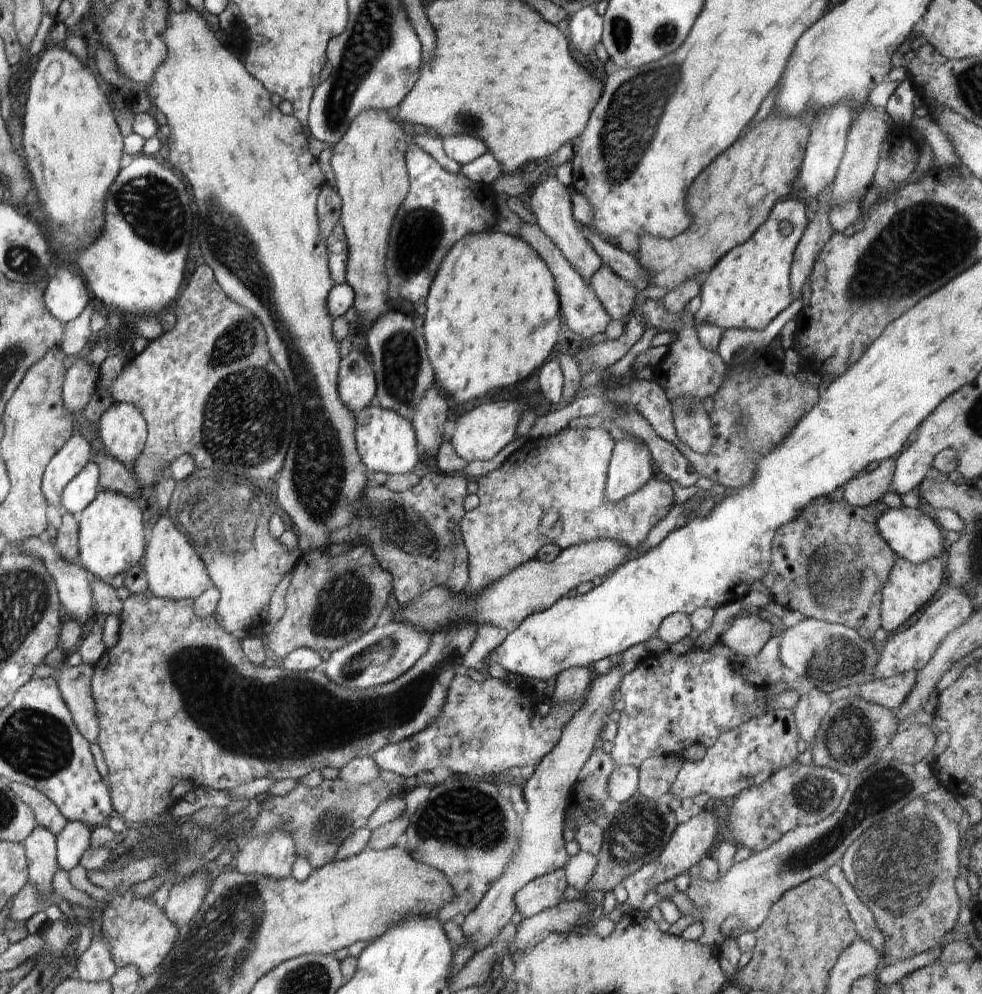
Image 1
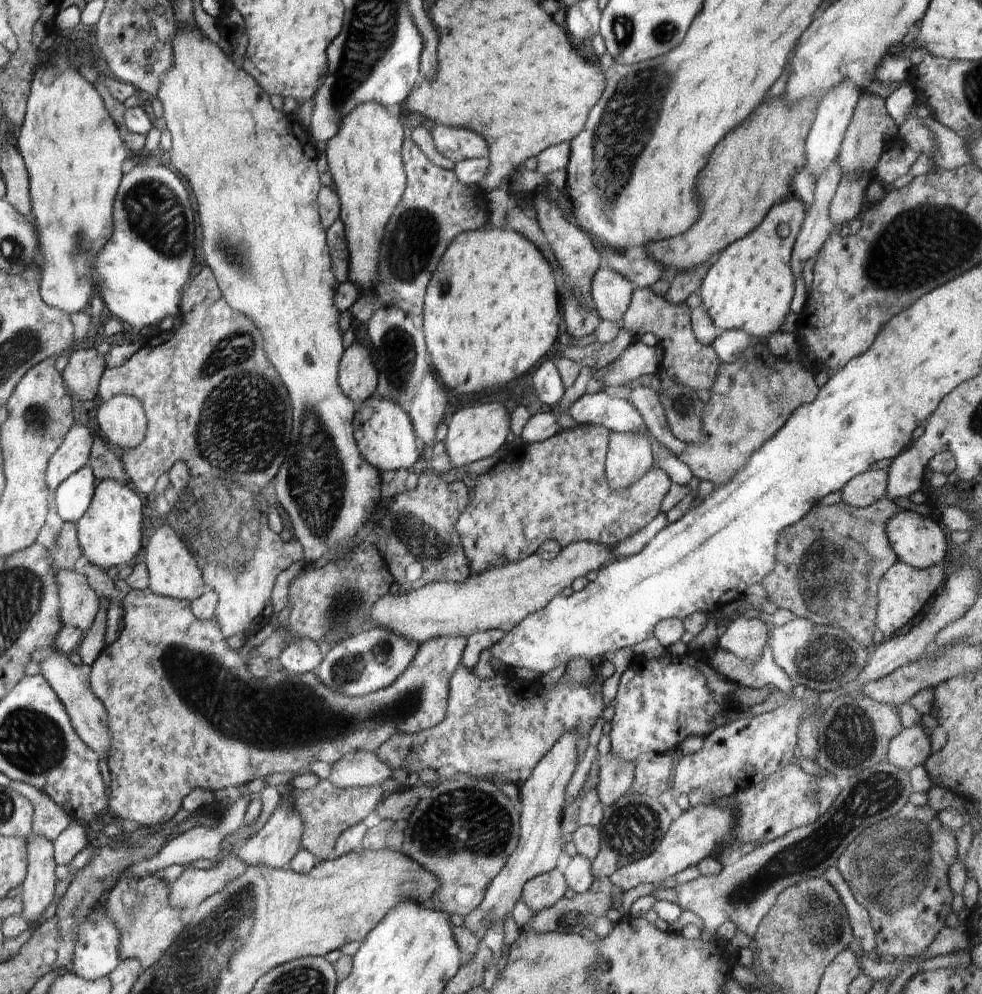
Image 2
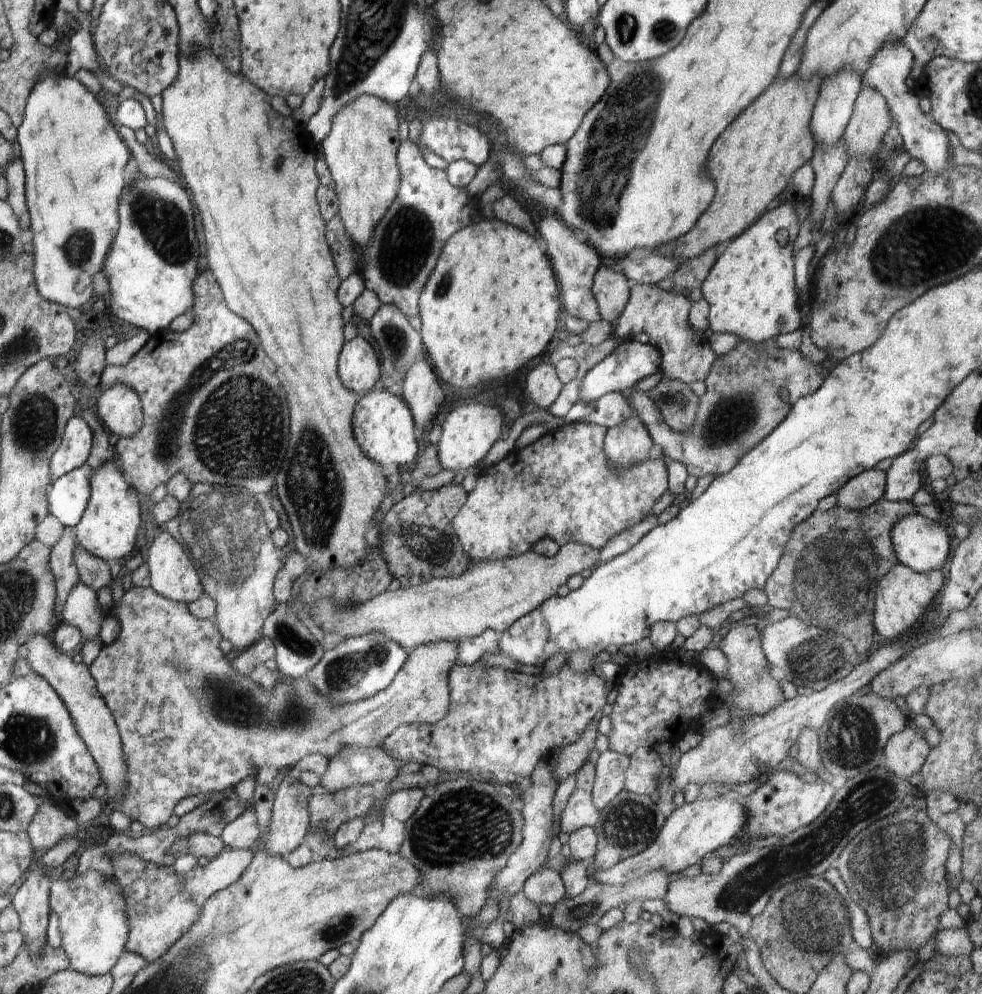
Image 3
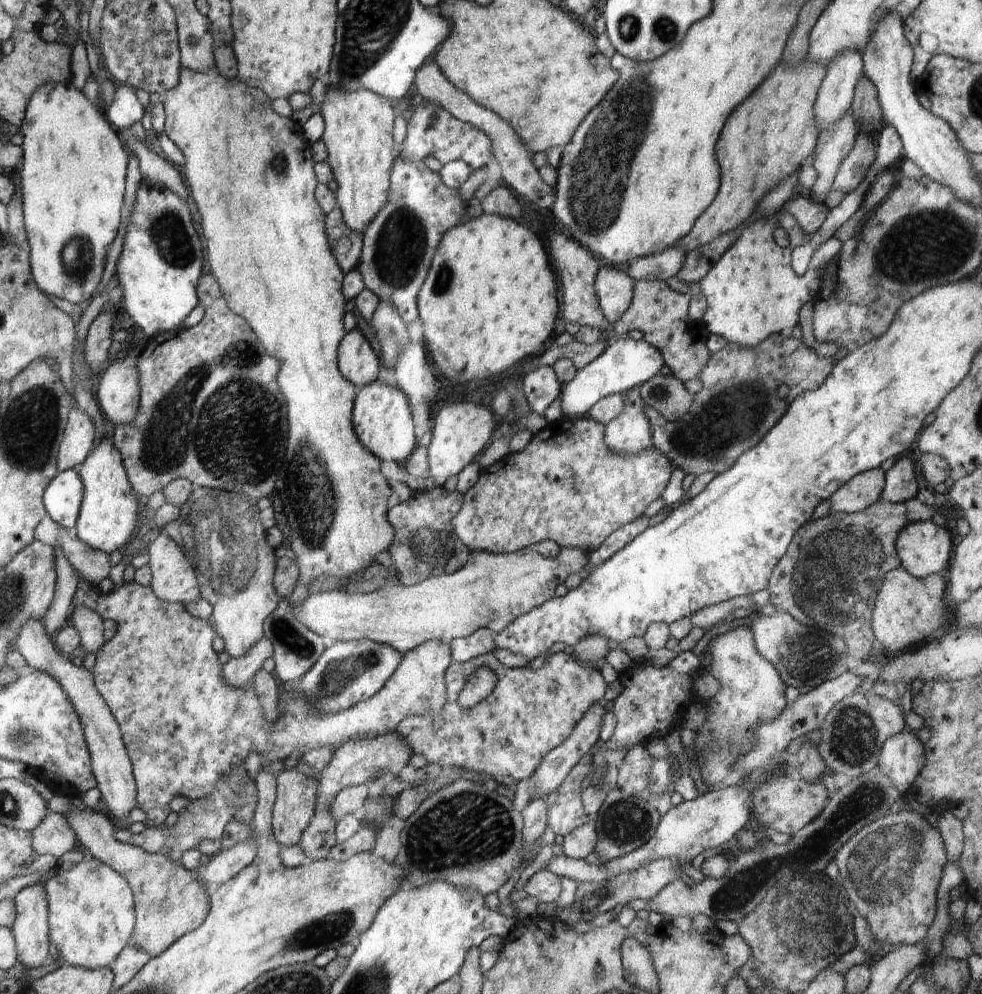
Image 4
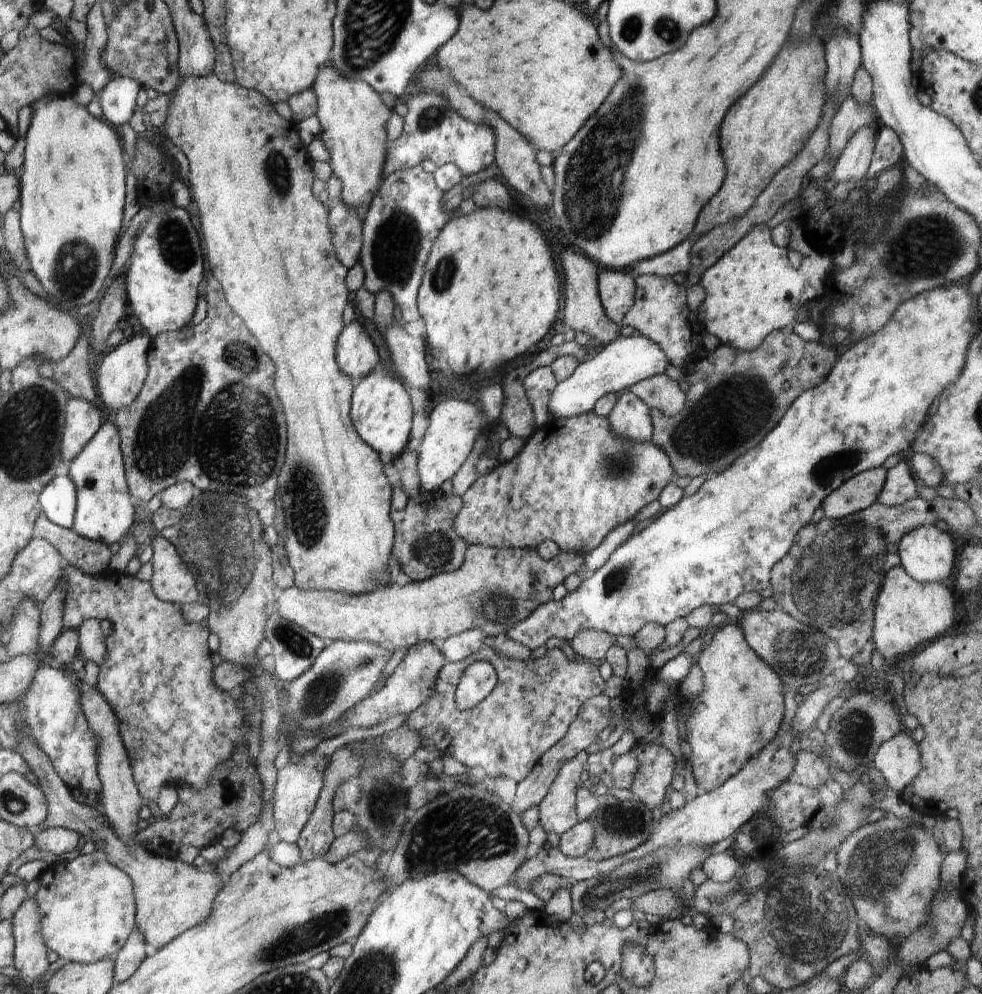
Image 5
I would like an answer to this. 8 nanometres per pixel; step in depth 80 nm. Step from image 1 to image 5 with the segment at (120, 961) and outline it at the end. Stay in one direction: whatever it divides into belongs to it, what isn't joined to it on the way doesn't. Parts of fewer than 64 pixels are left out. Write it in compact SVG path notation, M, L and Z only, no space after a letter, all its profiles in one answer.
M21 739L18 754L26 762L29 770L36 774L44 794L47 795L49 813L39 830L48 827L66 827L77 832L83 840L92 838L96 846L103 850L108 862L131 877L131 881L135 883L137 929L148 944L157 949L162 948L211 916L215 896L222 882L214 870L209 866L200 869L178 858L159 856L145 846L129 847L95 807L78 803L74 792L63 783L50 759L31 739Z

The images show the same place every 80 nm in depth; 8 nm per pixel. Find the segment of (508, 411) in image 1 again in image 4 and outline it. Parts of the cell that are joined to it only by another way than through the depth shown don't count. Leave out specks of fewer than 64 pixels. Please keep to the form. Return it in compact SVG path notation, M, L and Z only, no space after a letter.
M464 402L443 407L432 424L432 443L426 447L429 473L436 480L436 486L443 486L450 476L456 476L465 466L472 463L478 452L484 450L501 421L487 404Z

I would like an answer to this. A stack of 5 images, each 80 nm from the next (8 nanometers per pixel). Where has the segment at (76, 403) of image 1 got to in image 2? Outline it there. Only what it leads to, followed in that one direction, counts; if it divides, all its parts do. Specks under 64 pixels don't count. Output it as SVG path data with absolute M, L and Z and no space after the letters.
M95 347L76 350L66 365L63 375L67 390L76 400L92 400L98 395L99 382L106 366Z

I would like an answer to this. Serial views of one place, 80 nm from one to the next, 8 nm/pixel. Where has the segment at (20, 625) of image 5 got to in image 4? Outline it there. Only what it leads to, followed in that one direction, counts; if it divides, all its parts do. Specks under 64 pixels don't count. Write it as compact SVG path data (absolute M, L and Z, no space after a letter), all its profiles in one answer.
M31 618L27 625L20 631L18 640L18 652L24 657L28 666L34 671L44 671L55 678L66 694L70 696L72 706L75 708L84 726L84 734L87 746L91 753L92 766L94 767L97 787L100 789L101 798L107 806L107 816L120 827L127 821L127 814L137 804L137 788L135 786L134 767L127 754L126 743L123 741L118 720L112 714L108 703L102 699L94 685L94 677L83 665L75 666L72 657L64 655L54 645L54 638L48 634L43 622Z

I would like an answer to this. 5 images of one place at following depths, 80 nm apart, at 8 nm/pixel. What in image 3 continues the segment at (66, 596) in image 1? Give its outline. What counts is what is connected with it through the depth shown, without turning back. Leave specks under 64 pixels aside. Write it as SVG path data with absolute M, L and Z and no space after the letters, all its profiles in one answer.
M78 581L68 593L60 609L64 622L75 626L83 634L84 640L99 636L102 624L97 594L90 586Z

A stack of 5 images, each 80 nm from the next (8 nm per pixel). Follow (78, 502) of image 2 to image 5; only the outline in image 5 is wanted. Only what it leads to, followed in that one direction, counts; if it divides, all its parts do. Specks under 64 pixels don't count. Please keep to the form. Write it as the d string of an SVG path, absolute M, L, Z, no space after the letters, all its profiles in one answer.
M67 471L61 472L39 494L42 514L50 522L68 530L73 528L76 499L74 482Z

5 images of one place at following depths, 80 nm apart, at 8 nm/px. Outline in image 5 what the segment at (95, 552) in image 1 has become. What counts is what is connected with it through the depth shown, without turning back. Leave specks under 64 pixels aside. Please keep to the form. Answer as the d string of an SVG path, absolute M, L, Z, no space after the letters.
M111 417L104 422L104 430L92 438L92 446L79 454L68 466L66 471L77 492L76 512L73 530L84 538L100 541L105 545L121 543L128 534L134 522L134 506L130 500L128 486L126 486L126 473L124 470L123 454L120 450L119 429Z

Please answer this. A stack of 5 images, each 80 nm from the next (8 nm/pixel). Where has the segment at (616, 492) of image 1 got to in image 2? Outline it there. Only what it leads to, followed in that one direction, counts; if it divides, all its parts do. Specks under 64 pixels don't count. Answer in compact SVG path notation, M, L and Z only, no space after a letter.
M610 432L605 473L613 491L627 489L652 467L653 454L648 434Z

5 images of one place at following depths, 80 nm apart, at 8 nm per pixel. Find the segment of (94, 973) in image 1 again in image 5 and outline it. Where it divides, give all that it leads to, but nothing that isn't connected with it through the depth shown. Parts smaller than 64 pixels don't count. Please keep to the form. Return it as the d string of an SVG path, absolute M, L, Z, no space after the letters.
M96 846L91 854L73 856L55 862L44 869L39 876L40 889L35 899L41 908L41 933L47 948L54 950L60 958L77 963L97 963L118 956L120 949L134 931L134 897L132 881L119 867L108 862L103 850Z

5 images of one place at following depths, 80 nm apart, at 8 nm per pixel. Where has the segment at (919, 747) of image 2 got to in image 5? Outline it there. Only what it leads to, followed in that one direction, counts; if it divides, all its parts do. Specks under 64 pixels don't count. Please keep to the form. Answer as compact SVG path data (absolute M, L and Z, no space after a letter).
M900 732L880 745L872 766L880 770L890 793L899 795L919 776L922 768L919 746L911 736Z

